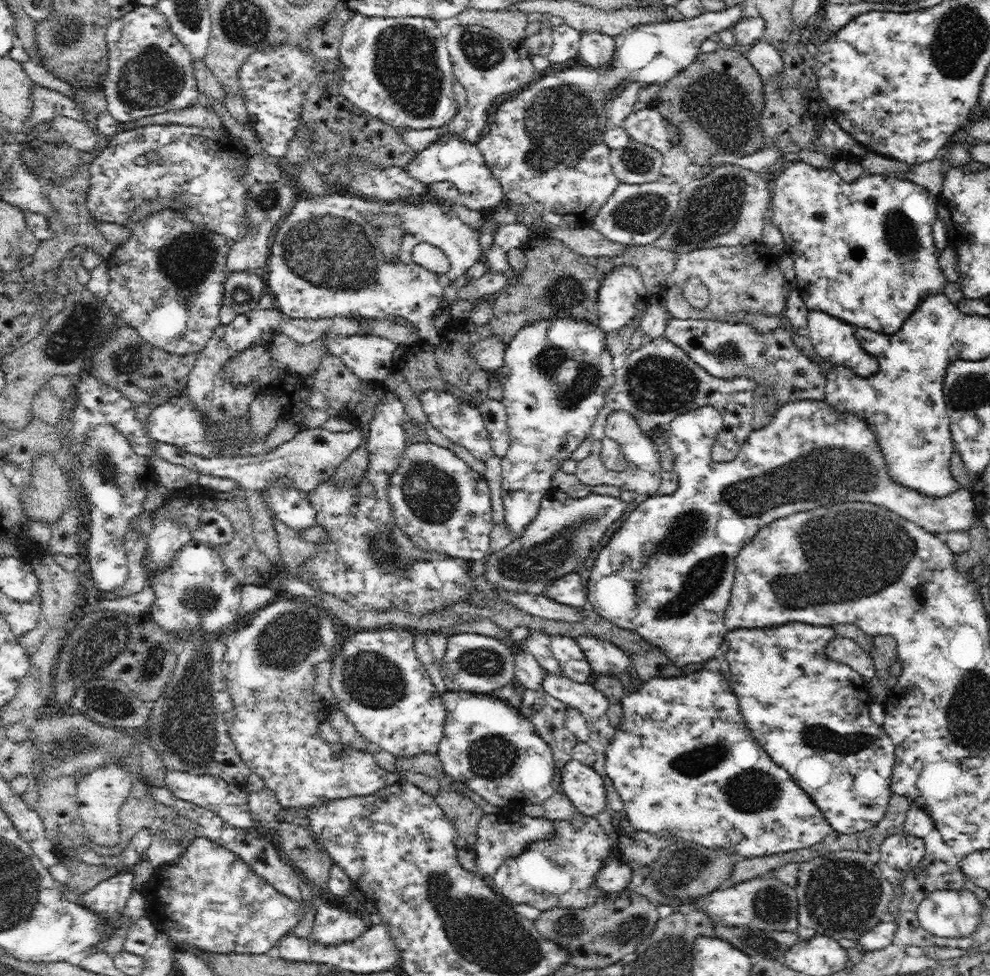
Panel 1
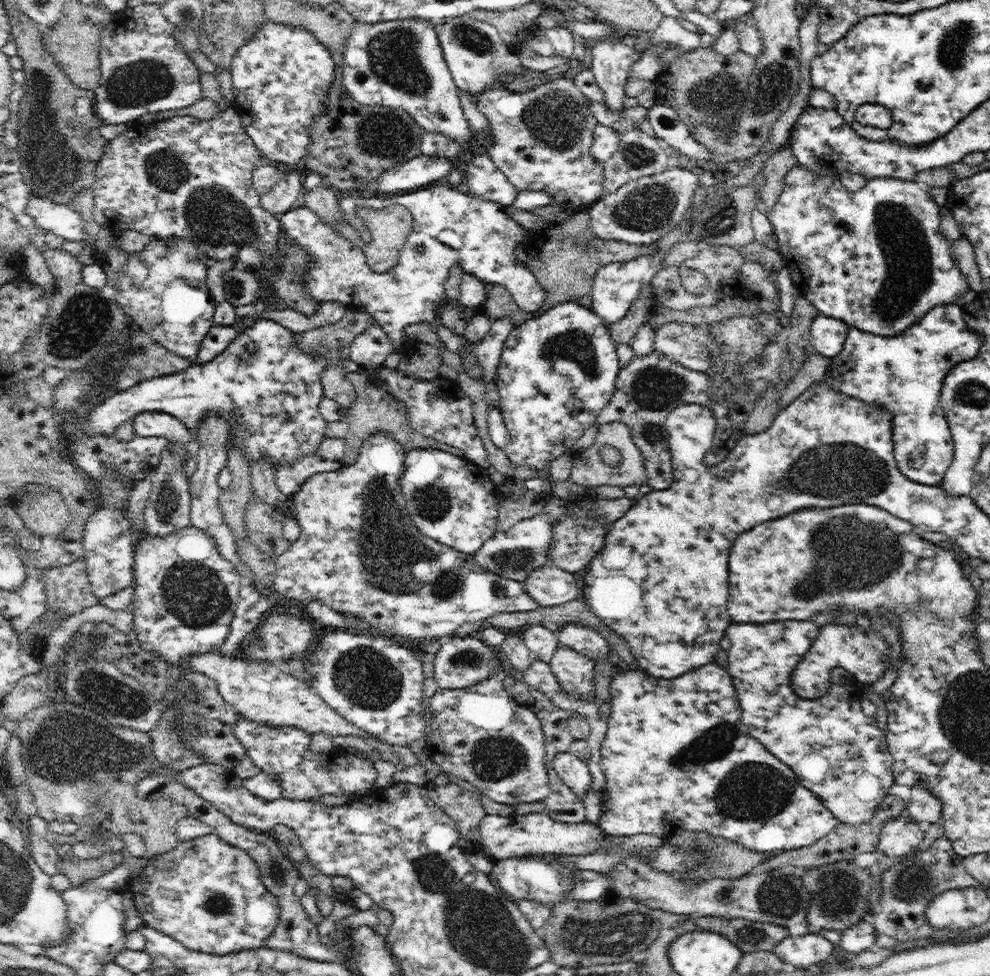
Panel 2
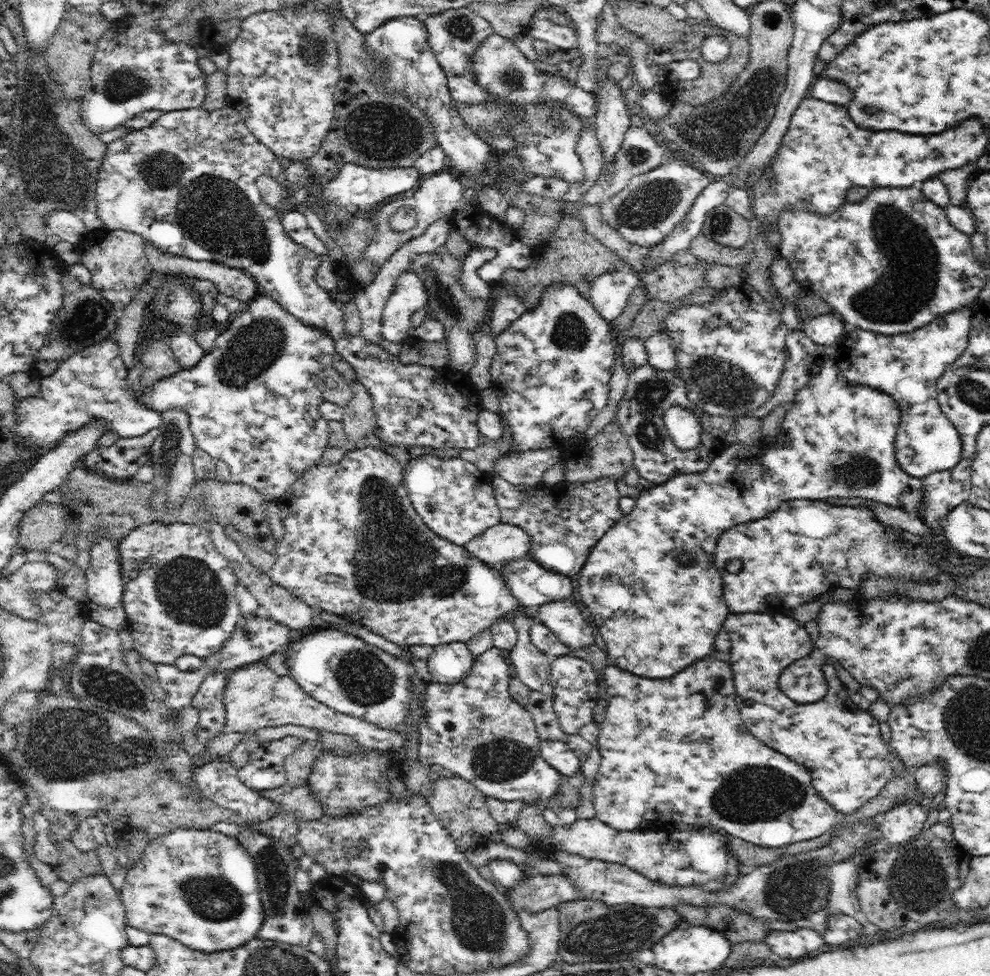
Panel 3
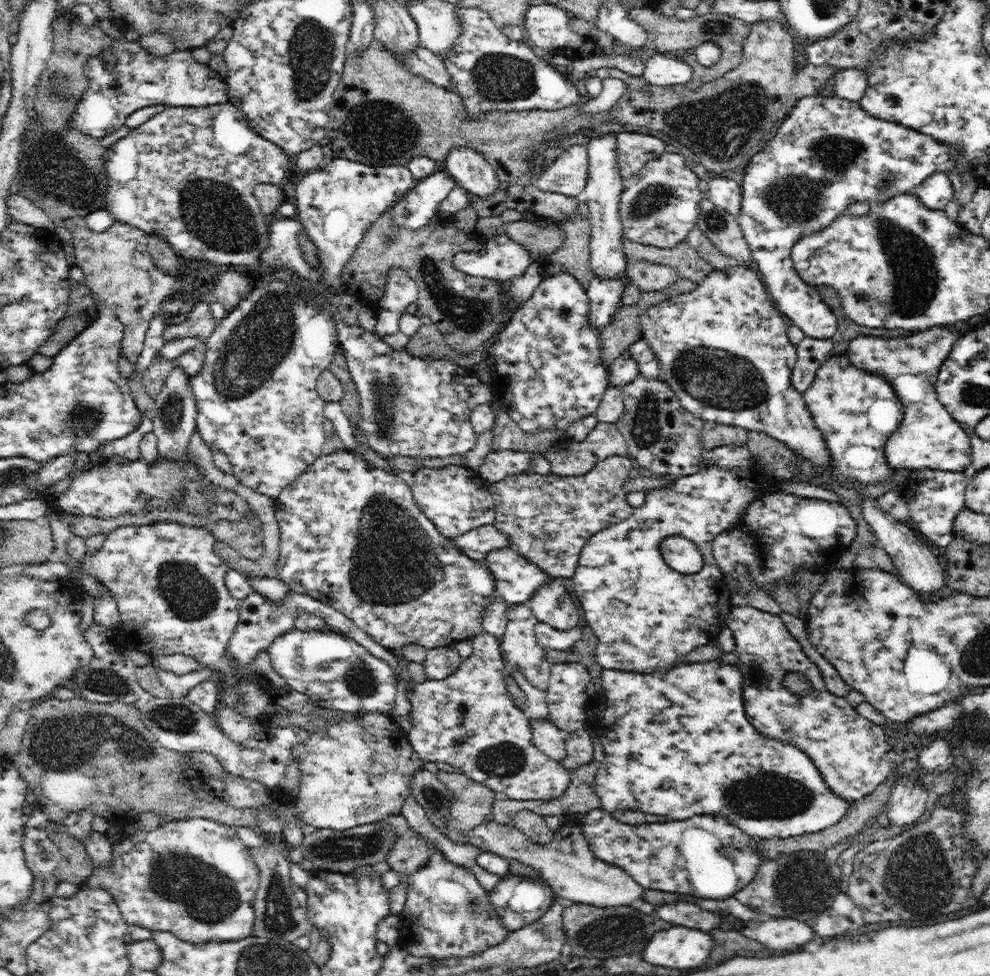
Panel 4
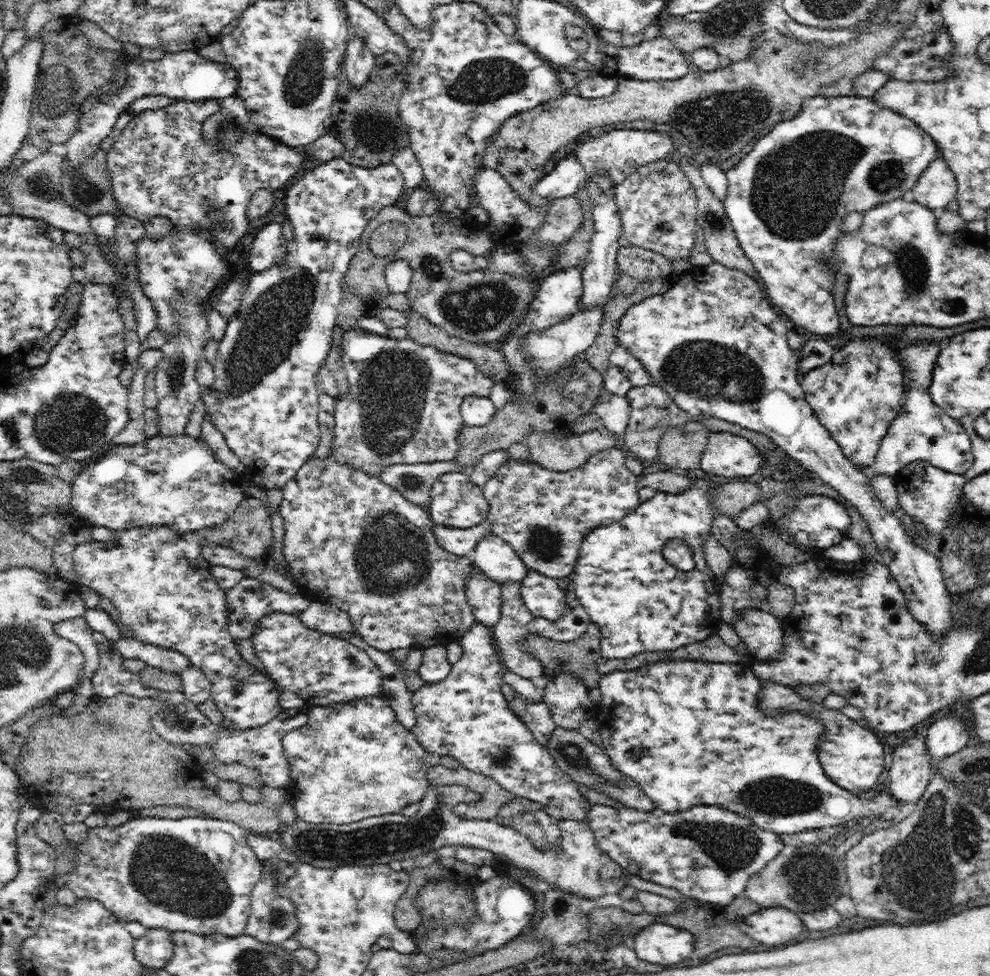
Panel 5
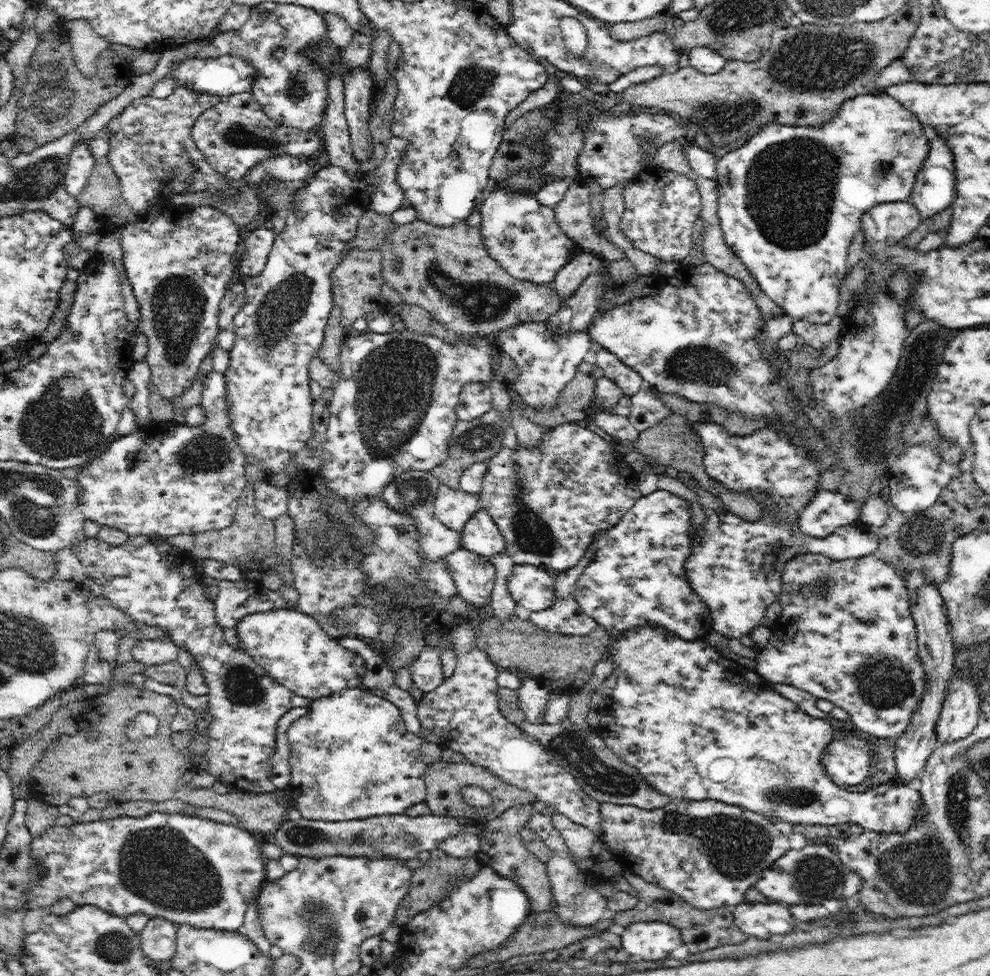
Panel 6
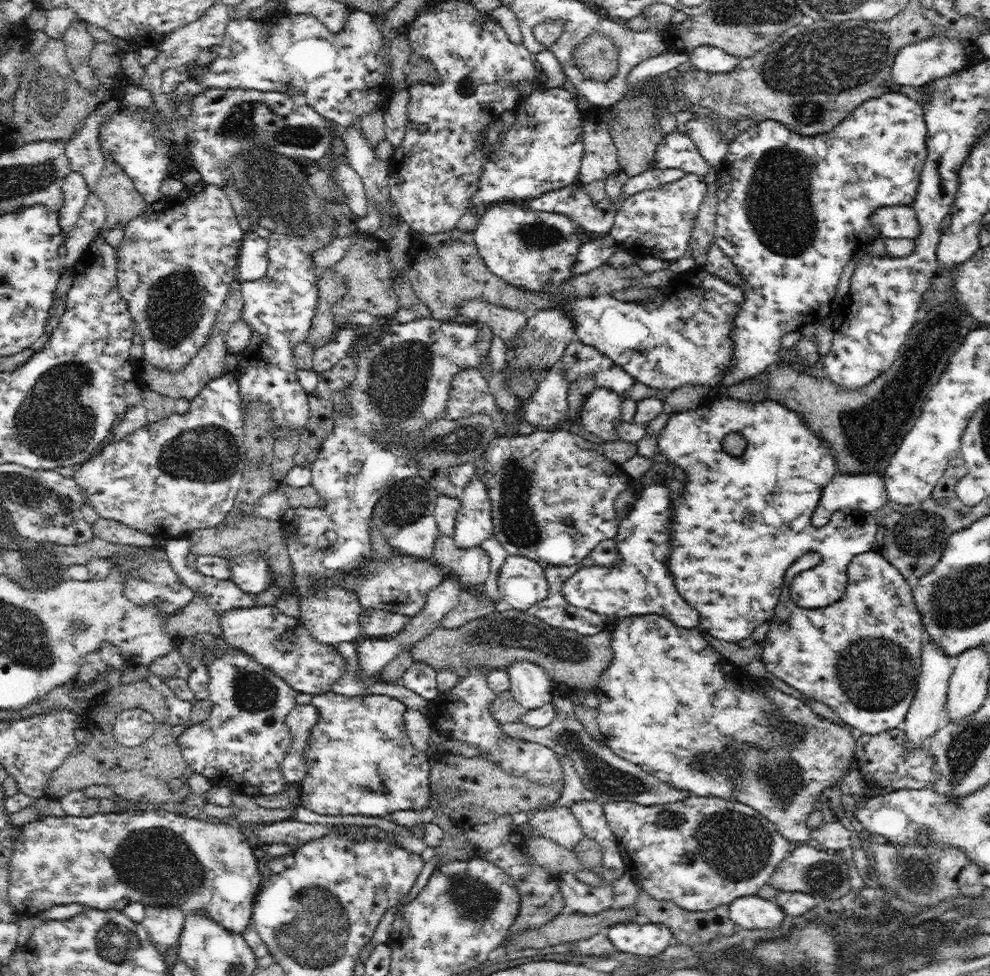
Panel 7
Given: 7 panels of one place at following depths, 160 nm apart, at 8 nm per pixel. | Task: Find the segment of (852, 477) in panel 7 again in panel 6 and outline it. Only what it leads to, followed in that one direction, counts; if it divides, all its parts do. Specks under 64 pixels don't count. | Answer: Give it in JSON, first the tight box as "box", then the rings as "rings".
{"box":[798,489,862,538],"rings":[[[820,489],[802,510],[798,526],[806,536],[826,538],[841,526],[860,519],[862,507],[842,493]]]}

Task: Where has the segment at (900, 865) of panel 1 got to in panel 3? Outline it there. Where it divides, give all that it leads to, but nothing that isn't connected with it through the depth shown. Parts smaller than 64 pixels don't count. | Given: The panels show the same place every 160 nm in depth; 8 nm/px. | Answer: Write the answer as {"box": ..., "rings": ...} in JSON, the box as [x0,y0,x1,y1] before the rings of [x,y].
{"box":[877,802,927,846],"rings":[[[898,802],[881,816],[877,831],[891,846],[903,844],[922,832],[927,816],[926,803]]]}

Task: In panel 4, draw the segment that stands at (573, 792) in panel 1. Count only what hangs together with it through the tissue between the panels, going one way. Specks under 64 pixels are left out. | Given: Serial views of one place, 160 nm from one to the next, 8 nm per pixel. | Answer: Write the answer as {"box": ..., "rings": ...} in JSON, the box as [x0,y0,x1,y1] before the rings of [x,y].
{"box":[530,718,567,761],"rings":[[[550,718],[530,721],[532,738],[540,752],[554,761],[564,761],[567,756],[564,747],[563,732],[551,721]]]}

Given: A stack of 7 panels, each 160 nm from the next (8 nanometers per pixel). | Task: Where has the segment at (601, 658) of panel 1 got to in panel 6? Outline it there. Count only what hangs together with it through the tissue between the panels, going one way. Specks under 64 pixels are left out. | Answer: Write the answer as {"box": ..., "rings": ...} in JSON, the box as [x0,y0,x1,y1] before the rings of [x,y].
{"box":[506,564,556,612],"rings":[[[514,564],[506,587],[516,604],[531,612],[544,611],[556,600],[554,578],[532,564]]]}

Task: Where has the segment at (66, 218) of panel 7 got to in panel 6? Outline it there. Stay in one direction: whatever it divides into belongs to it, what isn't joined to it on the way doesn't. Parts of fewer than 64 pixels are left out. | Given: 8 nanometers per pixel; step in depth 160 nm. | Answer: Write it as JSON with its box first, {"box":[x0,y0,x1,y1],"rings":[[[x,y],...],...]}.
{"box":[65,140,95,198],"rings":[[[89,140],[74,146],[69,155],[69,165],[65,176],[65,187],[68,194],[76,198],[90,178],[95,160],[90,151]]]}

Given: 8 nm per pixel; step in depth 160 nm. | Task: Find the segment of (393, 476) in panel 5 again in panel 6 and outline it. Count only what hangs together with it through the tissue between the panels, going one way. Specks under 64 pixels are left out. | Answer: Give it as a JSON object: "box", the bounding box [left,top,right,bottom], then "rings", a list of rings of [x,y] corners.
{"box":[381,470,461,560],"rings":[[[405,470],[402,474],[390,482],[381,496],[393,510],[399,514],[408,514],[415,519],[416,531],[420,533],[421,558],[428,560],[444,559],[448,554],[452,555],[461,548],[461,531],[454,531],[448,526],[443,526],[435,514],[435,497],[441,483],[431,471]]]}

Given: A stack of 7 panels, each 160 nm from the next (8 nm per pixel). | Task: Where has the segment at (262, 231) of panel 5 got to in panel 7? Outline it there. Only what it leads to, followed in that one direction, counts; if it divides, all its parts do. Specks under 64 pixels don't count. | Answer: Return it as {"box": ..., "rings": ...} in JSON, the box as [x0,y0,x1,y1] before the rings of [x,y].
{"box":[237,231,269,282],"rings":[[[256,231],[246,232],[237,262],[241,281],[256,282],[264,278],[269,267],[269,239],[262,238]]]}

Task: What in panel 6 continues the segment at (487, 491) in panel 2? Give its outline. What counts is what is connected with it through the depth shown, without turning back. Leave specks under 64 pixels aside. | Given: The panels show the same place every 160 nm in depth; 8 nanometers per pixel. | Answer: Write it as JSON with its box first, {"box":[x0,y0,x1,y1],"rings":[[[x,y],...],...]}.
{"box":[435,484,482,531],"rings":[[[441,484],[435,497],[435,514],[443,526],[448,526],[454,531],[462,528],[482,508],[478,494],[469,494],[458,488],[453,490],[447,484]]]}

